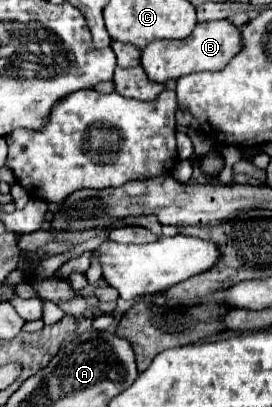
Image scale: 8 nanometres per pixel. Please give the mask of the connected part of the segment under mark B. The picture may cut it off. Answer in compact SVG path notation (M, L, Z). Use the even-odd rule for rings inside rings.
M227 20L199 22L195 30L185 40L157 40L141 50L141 66L151 82L177 80L179 76L187 76L203 70L221 70L227 62L241 50L239 28Z

